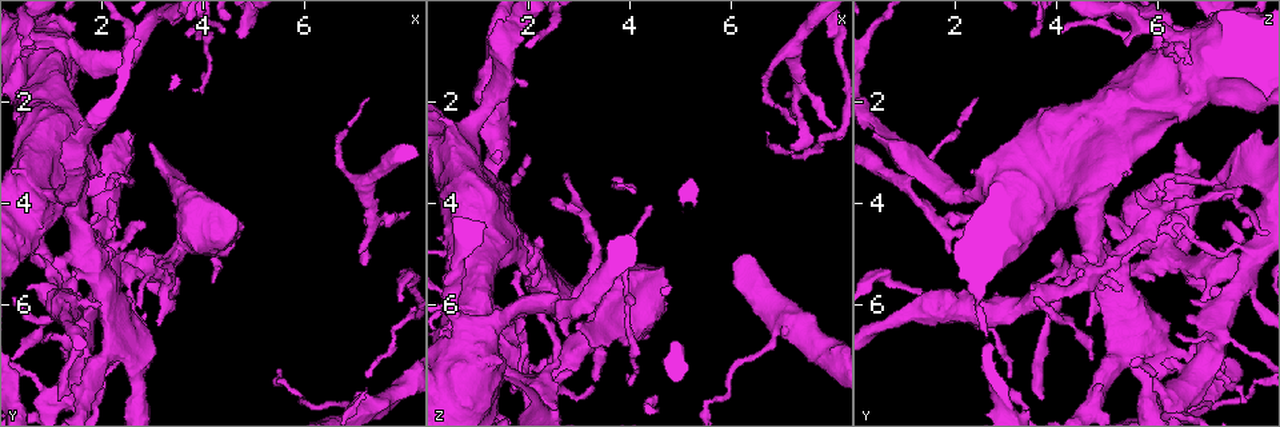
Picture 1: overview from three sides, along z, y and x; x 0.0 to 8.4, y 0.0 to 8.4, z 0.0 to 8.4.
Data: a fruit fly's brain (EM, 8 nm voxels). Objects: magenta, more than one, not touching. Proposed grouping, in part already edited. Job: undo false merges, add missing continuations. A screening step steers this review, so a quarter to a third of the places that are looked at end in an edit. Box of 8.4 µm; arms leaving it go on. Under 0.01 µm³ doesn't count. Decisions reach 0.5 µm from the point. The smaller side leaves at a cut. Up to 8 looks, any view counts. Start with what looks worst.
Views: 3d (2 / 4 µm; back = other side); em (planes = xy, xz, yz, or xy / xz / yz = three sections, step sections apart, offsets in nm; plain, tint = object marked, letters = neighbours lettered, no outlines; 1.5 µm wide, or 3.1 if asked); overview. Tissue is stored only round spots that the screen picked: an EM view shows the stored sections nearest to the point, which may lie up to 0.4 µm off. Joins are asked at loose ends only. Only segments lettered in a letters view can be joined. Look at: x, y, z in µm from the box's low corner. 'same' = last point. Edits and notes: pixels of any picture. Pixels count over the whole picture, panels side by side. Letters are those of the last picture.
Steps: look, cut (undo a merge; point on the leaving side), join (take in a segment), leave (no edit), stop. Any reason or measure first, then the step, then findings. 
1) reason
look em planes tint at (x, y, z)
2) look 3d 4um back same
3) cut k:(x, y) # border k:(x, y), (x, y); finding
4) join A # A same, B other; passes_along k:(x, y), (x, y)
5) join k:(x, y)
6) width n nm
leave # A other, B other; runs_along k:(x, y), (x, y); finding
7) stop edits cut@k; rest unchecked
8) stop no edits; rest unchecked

tapers out
look 3d 4um at (7.25, 7.40, 3.05)

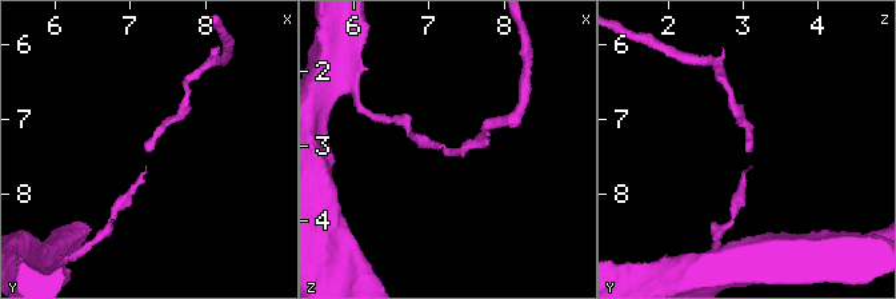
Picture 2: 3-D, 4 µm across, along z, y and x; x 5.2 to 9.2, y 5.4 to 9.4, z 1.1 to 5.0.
look em yz step 8 letters at (7.20, 7.45, 3.10)

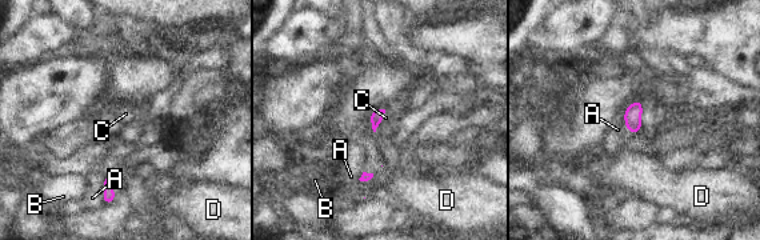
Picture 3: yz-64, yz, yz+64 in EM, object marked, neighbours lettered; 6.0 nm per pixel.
look em planes letters same

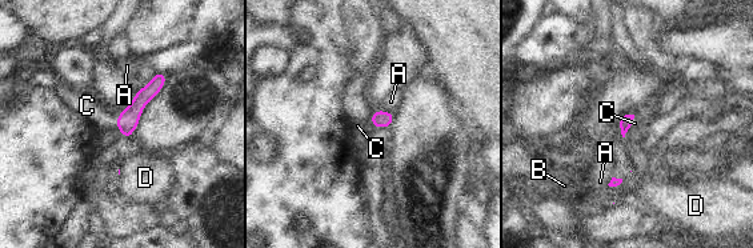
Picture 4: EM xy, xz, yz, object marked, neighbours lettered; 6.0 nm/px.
width 80 nm
join C # A other, B other, C same, D other; the cell continues

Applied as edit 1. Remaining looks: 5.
redraw
look overview

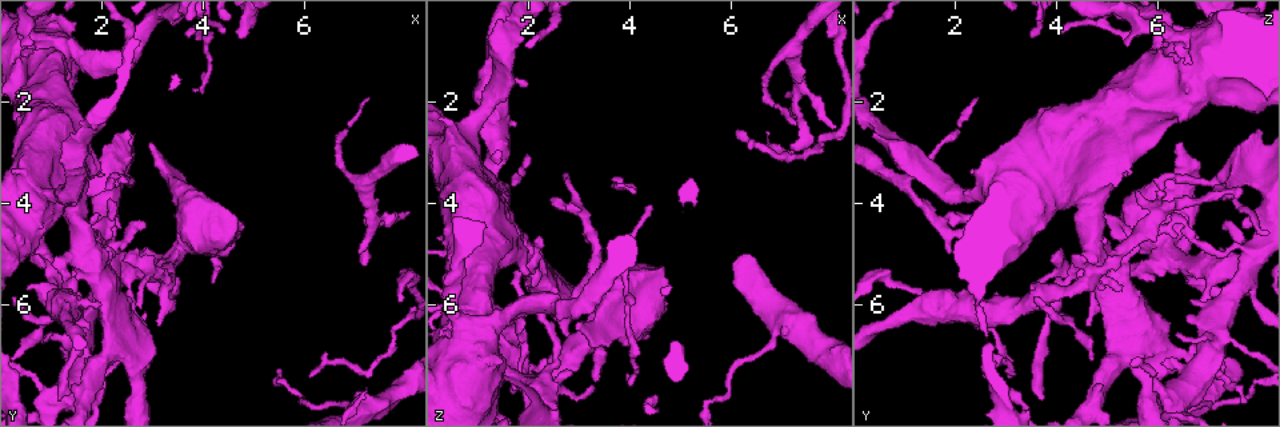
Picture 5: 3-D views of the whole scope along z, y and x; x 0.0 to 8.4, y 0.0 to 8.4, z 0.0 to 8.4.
stops while still wide
look 3d 4um at (4.65, 4.25, 5.30)

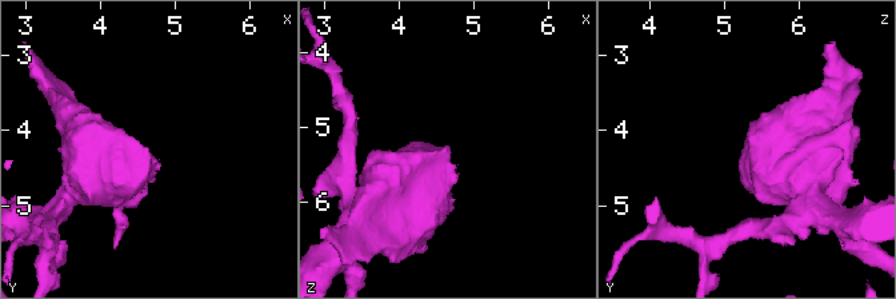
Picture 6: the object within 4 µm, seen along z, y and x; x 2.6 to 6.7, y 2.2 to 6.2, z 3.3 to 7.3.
now the EM
look em planes letters at (4.65, 4.25, 5.30)

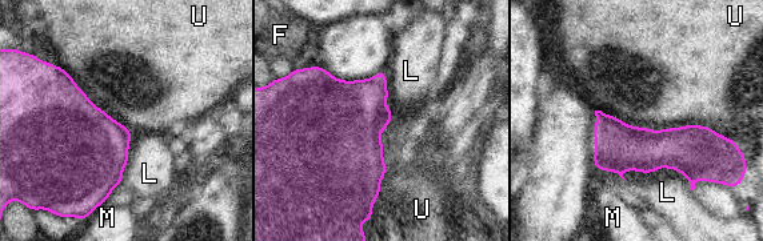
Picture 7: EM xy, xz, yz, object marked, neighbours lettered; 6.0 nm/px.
leave # F other, L other, M other, U other; border 7:(596, 109), (652, 129), (692, 125); none of them fits

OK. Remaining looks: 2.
branch stops here
look 3d 2um at (7.15, 4.40, 2.95)

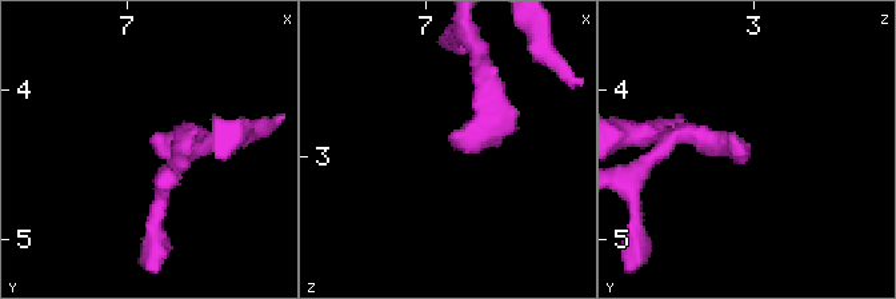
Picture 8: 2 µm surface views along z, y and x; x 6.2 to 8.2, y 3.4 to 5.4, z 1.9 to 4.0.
look em planes letters at (7.18, 4.40, 2.90)

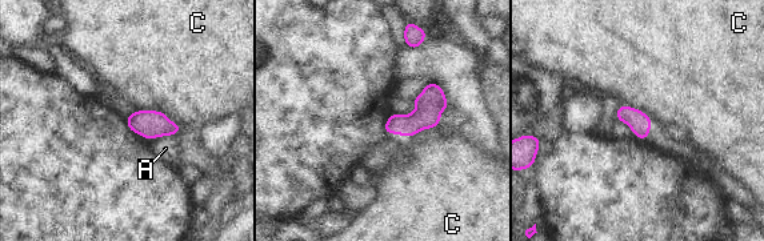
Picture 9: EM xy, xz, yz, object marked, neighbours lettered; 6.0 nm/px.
leave # A other, C other; no lettered segment goes on from it

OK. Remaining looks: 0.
stop edits join@4; rest unchecked

